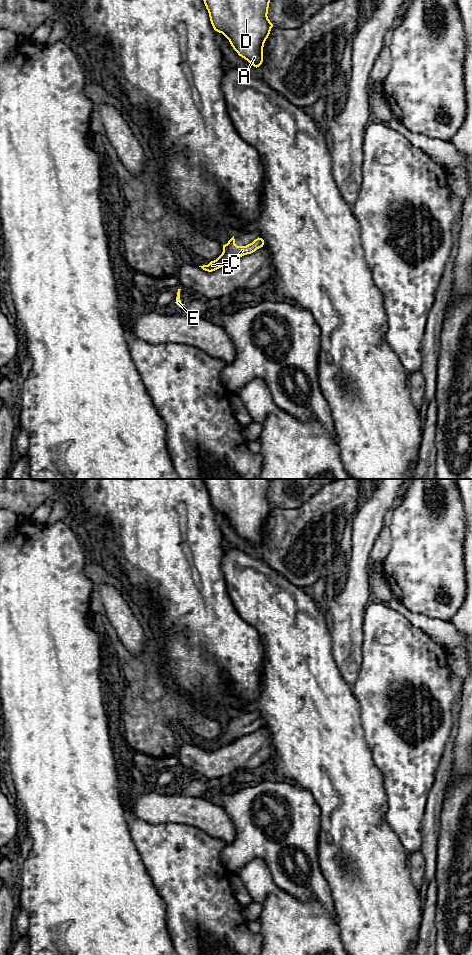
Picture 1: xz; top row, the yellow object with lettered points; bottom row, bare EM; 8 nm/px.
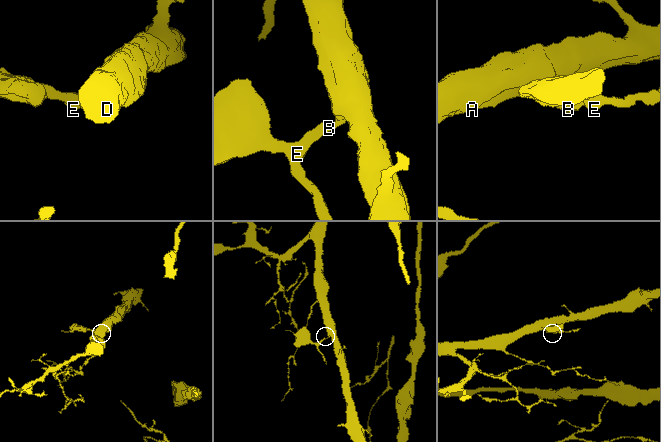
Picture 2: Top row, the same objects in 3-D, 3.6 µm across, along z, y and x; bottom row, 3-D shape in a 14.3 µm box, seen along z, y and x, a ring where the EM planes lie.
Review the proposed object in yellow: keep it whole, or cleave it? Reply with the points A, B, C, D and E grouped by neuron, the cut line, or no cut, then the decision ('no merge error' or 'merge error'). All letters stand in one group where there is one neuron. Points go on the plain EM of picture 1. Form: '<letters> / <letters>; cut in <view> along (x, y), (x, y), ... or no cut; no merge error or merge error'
A B C D E; no cut; no merge error

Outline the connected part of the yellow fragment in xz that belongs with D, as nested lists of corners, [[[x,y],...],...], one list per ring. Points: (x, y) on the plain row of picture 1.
[[[203,479],[215,511],[222,513],[239,536],[254,547],[263,542],[263,527],[273,504],[268,499],[271,479]]]

